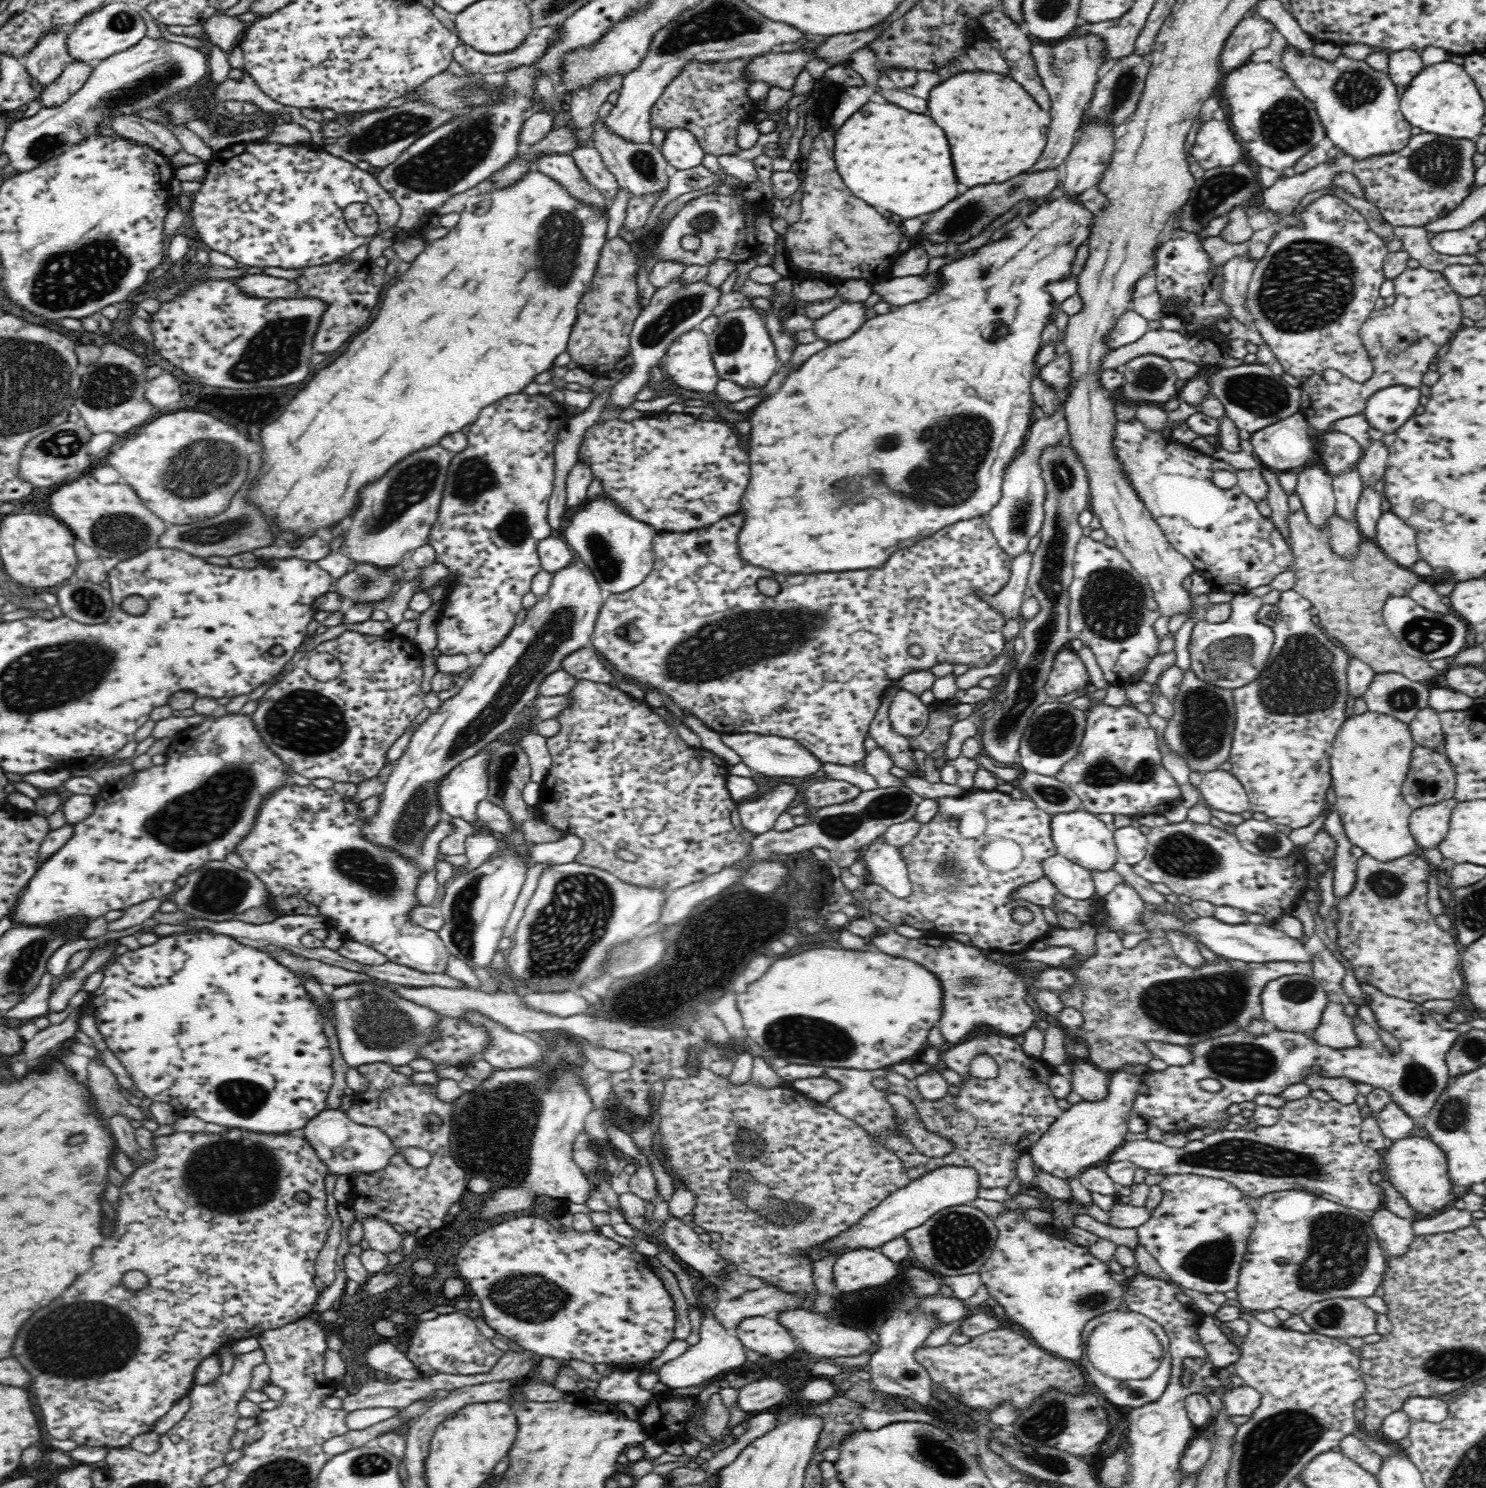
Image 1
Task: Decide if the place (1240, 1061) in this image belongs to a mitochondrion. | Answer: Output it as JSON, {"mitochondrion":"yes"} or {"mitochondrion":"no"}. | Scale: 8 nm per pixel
{"mitochondrion":"yes"}

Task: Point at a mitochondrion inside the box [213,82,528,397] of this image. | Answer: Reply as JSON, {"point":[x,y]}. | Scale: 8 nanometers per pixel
{"point":[453,156]}

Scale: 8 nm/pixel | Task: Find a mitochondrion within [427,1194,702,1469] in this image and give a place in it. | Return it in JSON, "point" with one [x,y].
{"point":[533,1298]}

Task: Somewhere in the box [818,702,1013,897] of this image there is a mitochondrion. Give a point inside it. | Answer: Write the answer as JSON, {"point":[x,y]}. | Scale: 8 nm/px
{"point":[837,826]}

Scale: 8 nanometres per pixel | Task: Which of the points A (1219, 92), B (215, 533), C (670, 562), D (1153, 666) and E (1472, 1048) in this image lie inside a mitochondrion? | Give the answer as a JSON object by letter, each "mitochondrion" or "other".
{"A":"other","B":"mitochondrion","C":"other","D":"other","E":"mitochondrion"}

